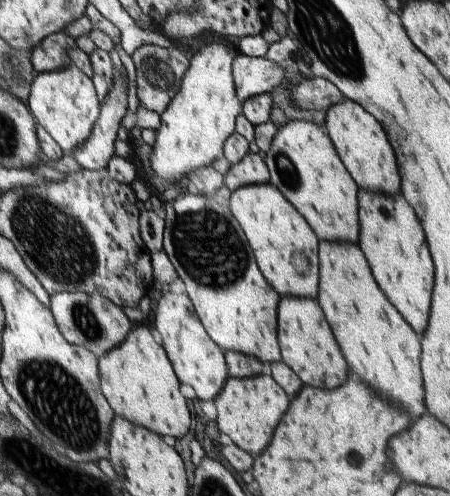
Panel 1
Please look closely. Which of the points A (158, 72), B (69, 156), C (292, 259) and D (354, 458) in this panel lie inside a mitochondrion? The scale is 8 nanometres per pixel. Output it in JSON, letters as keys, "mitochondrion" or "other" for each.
{"A":"mitochondrion","B":"other","C":"other","D":"other"}

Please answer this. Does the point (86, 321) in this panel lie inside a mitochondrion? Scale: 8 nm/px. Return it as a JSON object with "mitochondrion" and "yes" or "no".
{"mitochondrion":"yes"}

